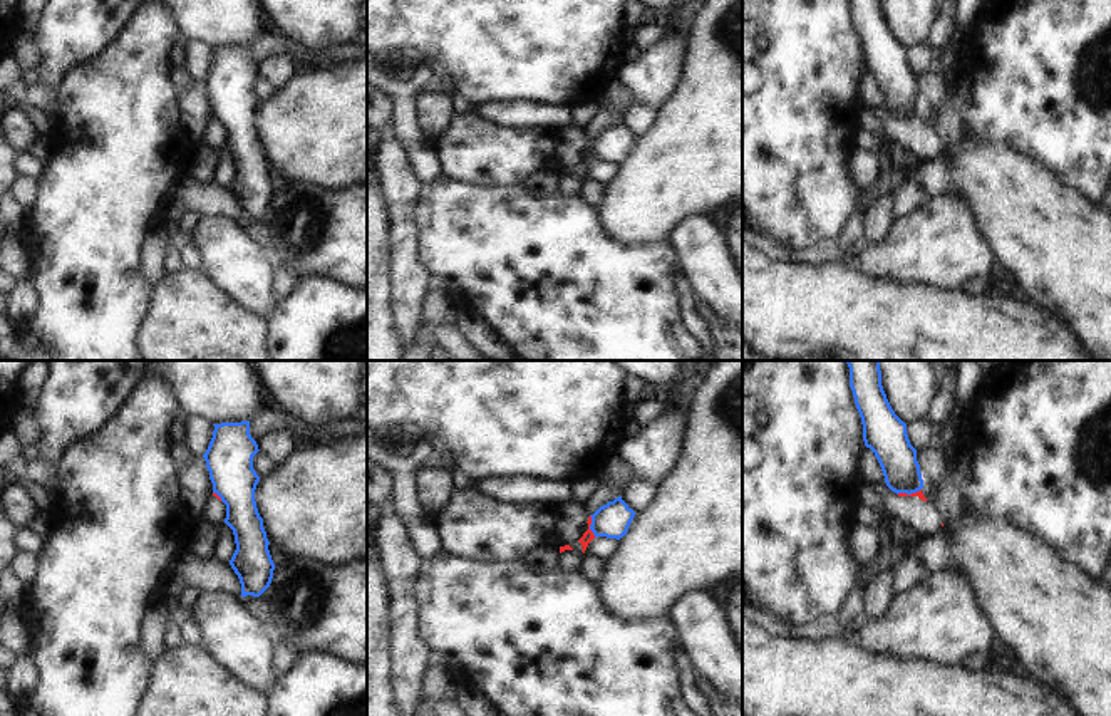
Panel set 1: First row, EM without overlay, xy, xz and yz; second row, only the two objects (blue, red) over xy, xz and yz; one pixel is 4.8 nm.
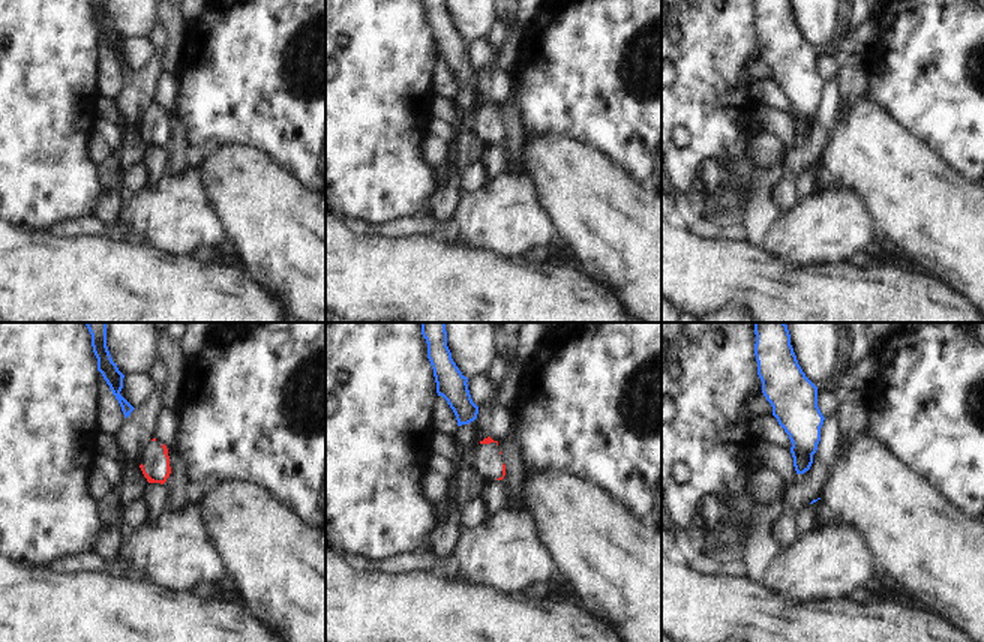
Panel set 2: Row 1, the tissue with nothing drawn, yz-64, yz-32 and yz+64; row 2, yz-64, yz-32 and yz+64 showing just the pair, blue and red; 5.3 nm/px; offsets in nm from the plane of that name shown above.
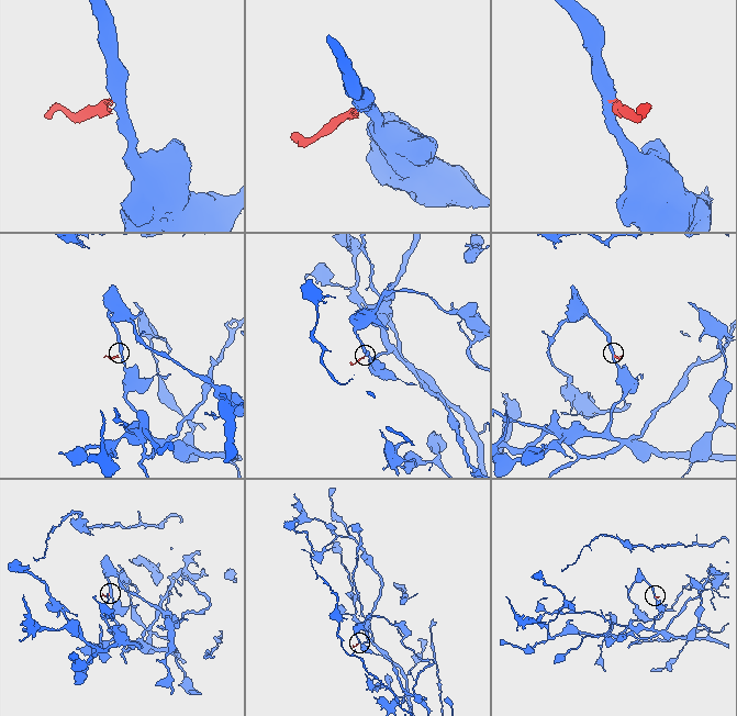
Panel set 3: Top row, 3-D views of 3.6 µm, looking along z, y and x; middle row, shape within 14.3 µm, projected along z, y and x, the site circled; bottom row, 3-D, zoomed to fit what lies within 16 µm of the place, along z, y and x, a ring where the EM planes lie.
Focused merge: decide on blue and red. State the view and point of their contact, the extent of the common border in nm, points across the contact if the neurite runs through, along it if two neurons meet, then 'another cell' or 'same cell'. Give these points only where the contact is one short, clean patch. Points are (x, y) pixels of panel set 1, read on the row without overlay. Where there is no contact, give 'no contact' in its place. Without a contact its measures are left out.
meets blue in xz at (590, 150); contact 110 nm long; border along xz (590, 140), (590, 155), (595, 160); another cell

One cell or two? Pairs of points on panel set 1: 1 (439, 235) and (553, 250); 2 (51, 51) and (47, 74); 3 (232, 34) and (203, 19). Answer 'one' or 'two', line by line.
1: one
2: one
3: one

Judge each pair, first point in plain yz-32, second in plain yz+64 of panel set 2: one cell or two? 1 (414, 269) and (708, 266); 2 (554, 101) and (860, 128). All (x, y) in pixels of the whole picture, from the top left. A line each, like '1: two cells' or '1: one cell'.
1: one cell
2: two cells

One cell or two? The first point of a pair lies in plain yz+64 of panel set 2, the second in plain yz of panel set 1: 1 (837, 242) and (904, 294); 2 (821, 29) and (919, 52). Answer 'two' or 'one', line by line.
1: two
2: two

